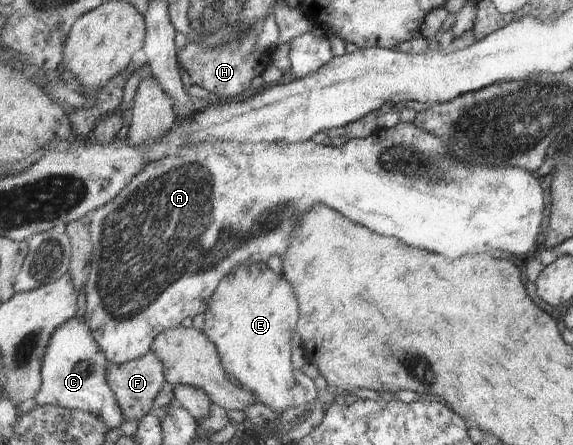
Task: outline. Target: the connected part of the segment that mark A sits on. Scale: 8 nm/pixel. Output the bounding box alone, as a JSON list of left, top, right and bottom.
[85,120,544,365]

